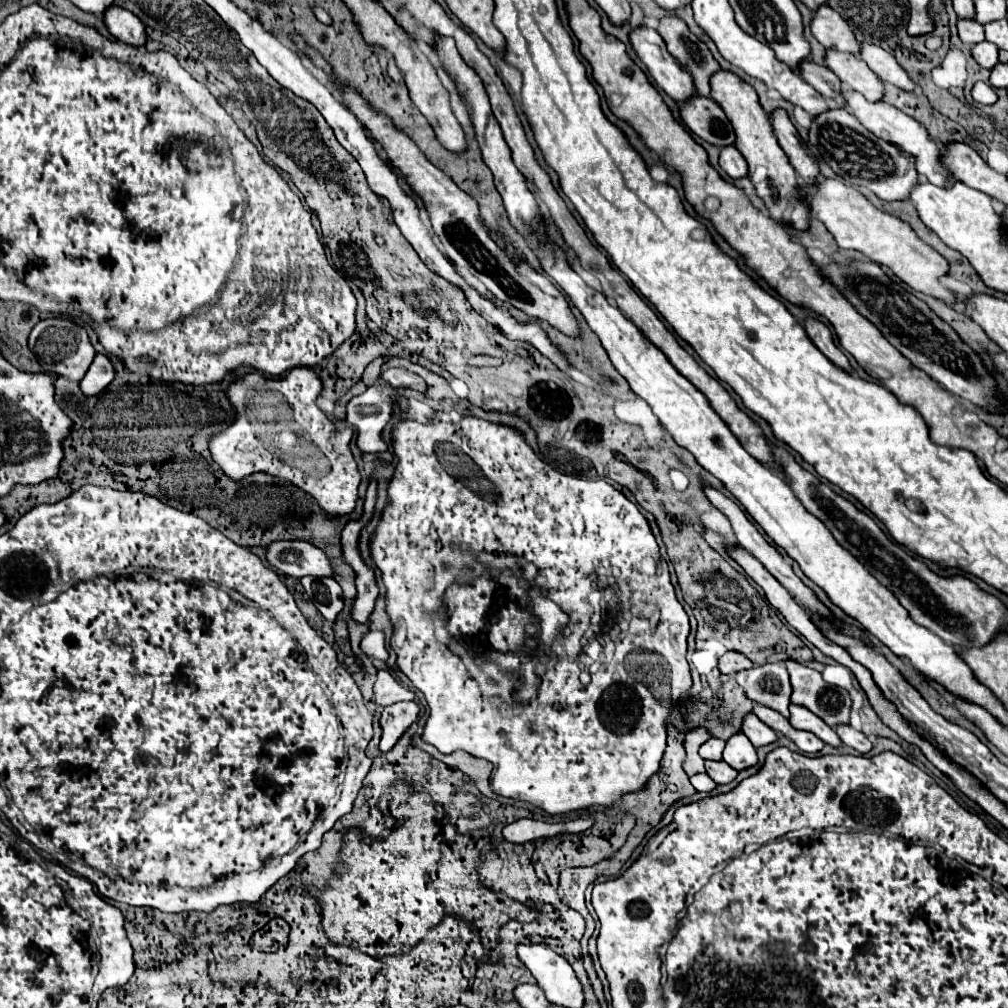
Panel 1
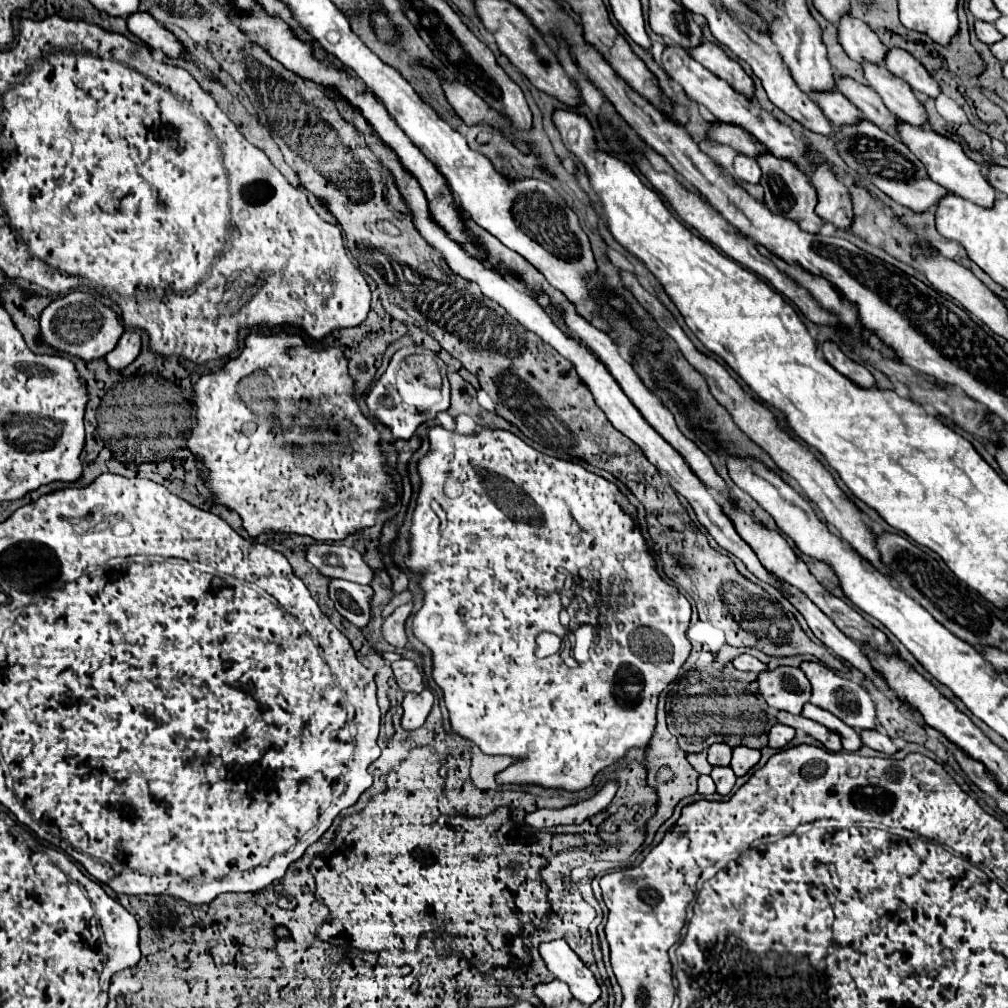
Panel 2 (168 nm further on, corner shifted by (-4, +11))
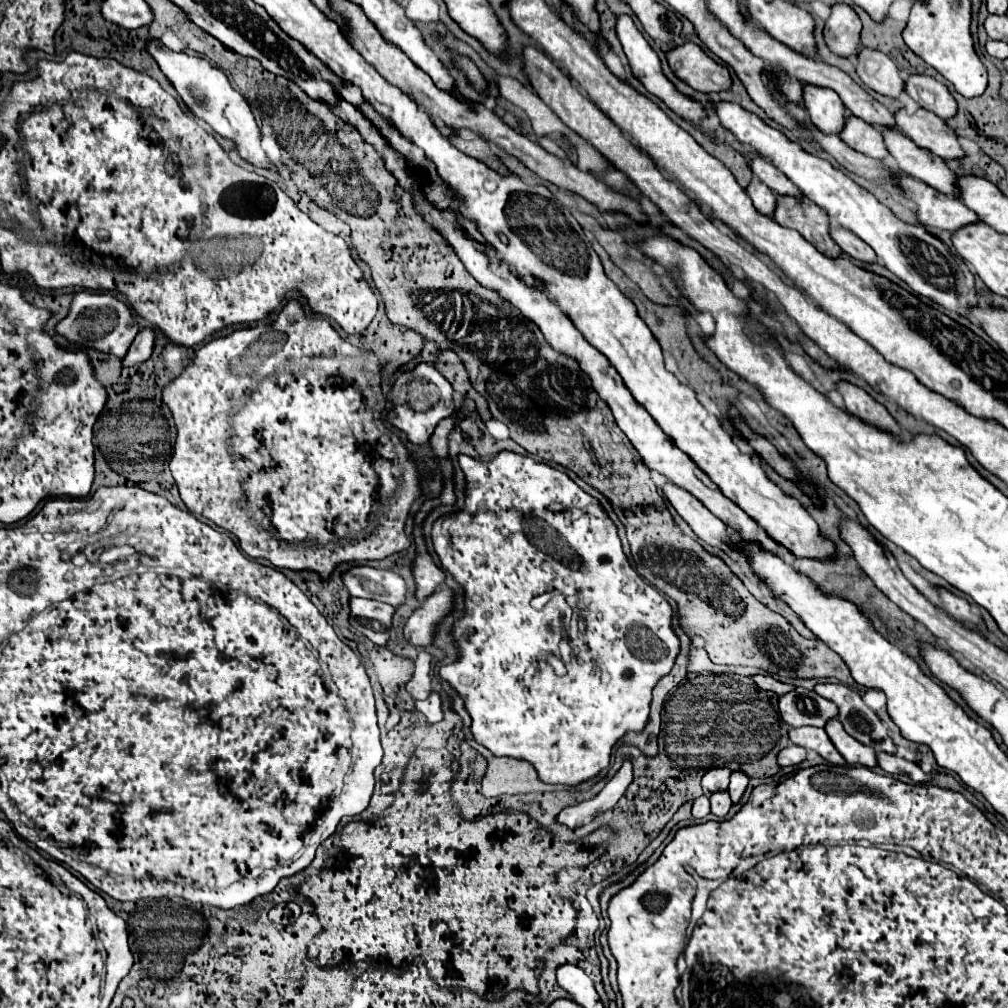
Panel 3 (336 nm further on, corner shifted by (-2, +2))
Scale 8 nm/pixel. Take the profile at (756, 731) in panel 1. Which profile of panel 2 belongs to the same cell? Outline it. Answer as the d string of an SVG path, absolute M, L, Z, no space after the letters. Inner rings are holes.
M776 724L772 730L770 730L770 748L784 748L792 738L796 736L796 730L790 728L790 726L784 726L784 724Z

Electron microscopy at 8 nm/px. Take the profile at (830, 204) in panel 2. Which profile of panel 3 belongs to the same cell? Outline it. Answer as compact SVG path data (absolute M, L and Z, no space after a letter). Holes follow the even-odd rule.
M830 227L830 237L840 245L840 249L846 255L860 261L876 261L876 253L864 241L860 241L852 231L844 227Z

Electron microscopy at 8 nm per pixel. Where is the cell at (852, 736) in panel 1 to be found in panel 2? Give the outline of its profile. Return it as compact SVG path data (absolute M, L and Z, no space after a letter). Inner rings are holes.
M862 730L860 736L862 736L862 742L864 742L868 748L872 748L872 750L884 752L884 754L888 754L888 756L892 756L892 754L898 752L898 746L896 746L886 734L882 734L882 732L878 732L878 730Z

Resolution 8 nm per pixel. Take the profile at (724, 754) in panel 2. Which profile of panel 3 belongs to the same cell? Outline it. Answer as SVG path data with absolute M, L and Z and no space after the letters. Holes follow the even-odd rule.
M712 767L712 769L708 769L704 773L702 787L706 787L708 791L728 789L728 777L730 777L730 769L728 767Z

